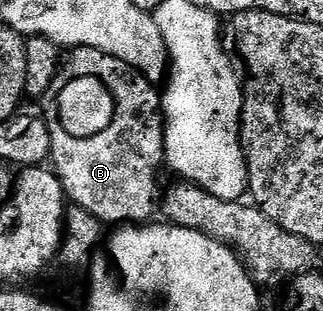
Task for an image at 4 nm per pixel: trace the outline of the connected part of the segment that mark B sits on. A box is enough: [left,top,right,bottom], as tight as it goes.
[41,48,165,226]

